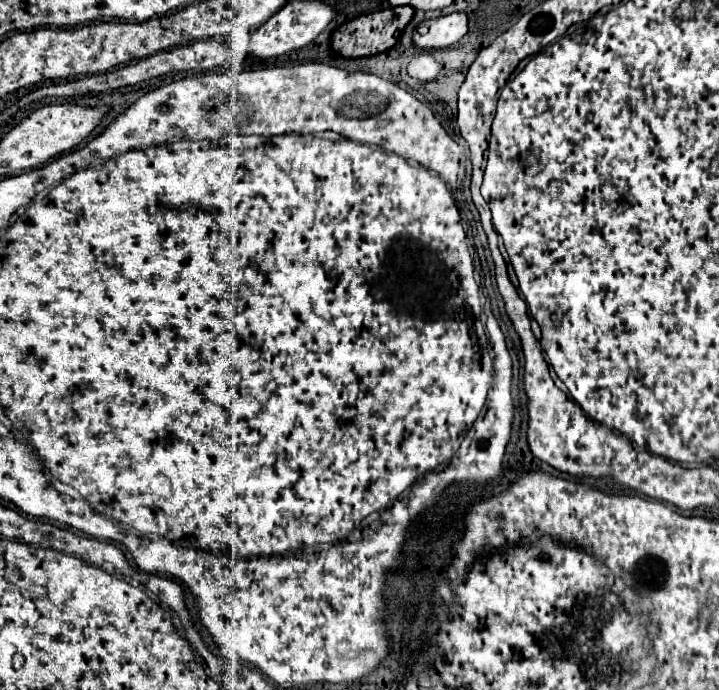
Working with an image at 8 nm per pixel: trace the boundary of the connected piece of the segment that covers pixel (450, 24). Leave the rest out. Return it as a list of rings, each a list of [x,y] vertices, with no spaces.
[[[454,12],[448,16],[432,18],[424,22],[428,26],[428,32],[412,34],[414,46],[422,50],[432,50],[432,48],[448,48],[456,44],[466,32],[468,32],[468,16],[464,12]]]

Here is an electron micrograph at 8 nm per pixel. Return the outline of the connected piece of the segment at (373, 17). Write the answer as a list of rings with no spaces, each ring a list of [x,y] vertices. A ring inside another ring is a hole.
[[[398,6],[398,8],[388,8],[388,10],[378,10],[370,14],[362,14],[346,24],[342,24],[334,34],[332,34],[332,50],[344,58],[362,58],[362,56],[374,56],[380,52],[390,50],[398,42],[398,34],[406,28],[406,24],[412,20],[414,10],[408,6]]]

